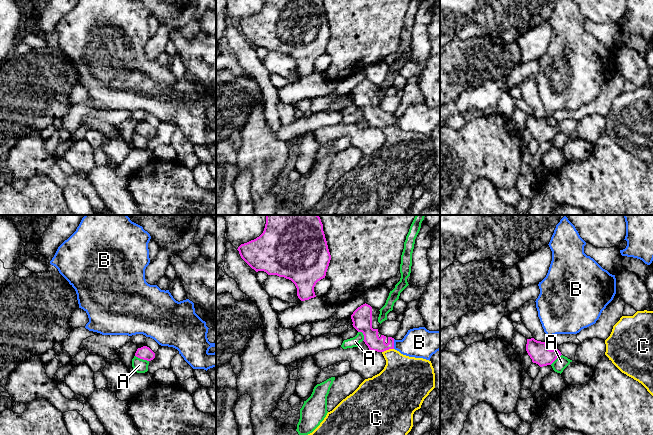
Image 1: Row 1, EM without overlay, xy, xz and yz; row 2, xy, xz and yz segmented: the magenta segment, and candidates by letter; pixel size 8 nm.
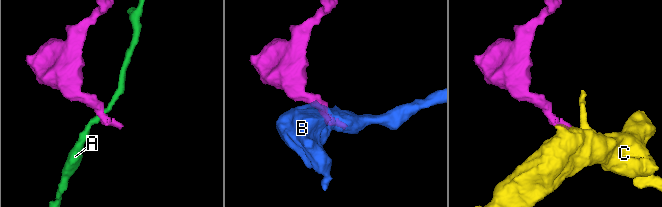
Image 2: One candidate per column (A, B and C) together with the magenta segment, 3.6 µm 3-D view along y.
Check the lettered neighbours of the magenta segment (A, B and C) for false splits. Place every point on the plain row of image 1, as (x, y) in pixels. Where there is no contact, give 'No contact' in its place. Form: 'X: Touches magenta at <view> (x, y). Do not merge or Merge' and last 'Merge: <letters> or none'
A: Touches magenta at xy (142, 134). Do not merge
B: Touches magenta at xz (393, 120). Do not merge
C: Touches magenta at xz (387, 125). Merge
Merge: C

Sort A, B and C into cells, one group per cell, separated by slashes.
A / B / C

